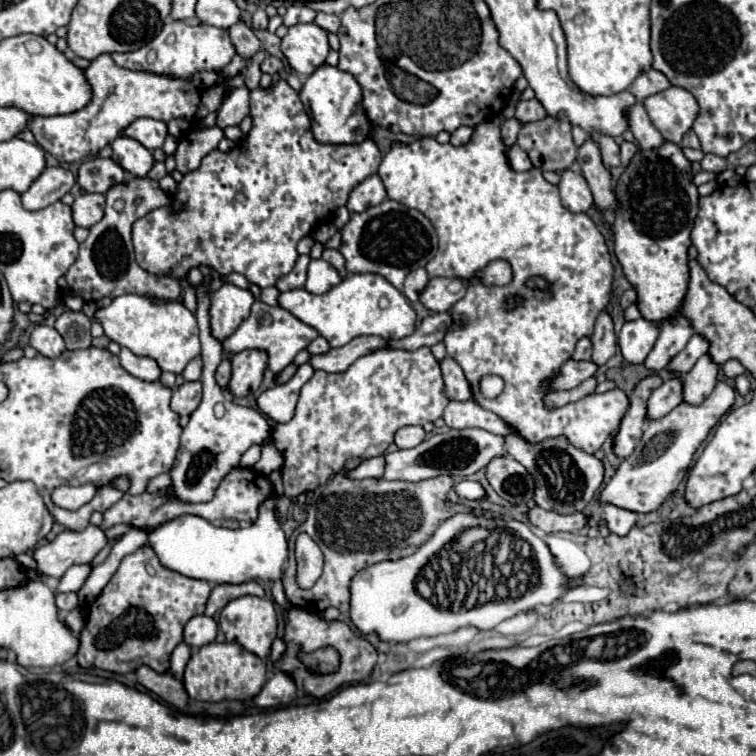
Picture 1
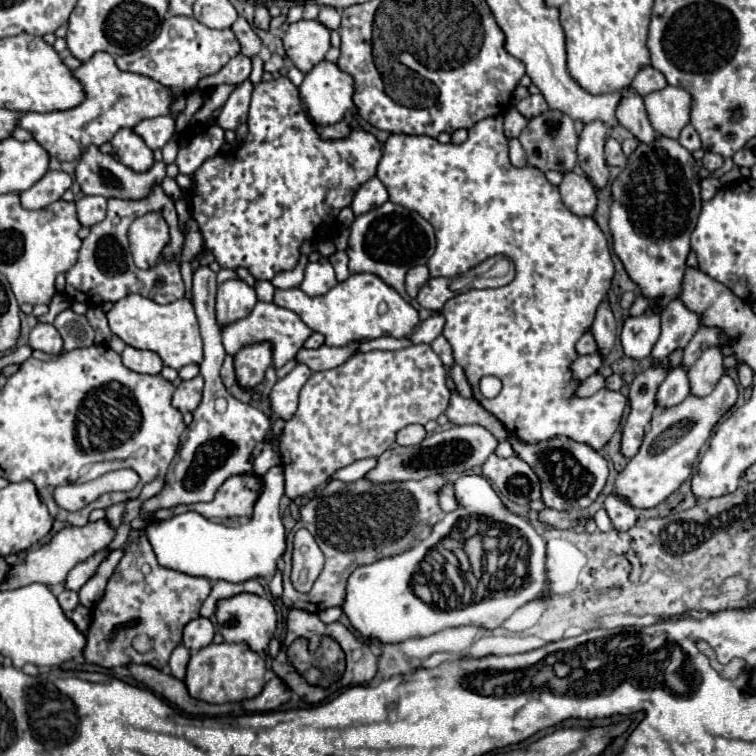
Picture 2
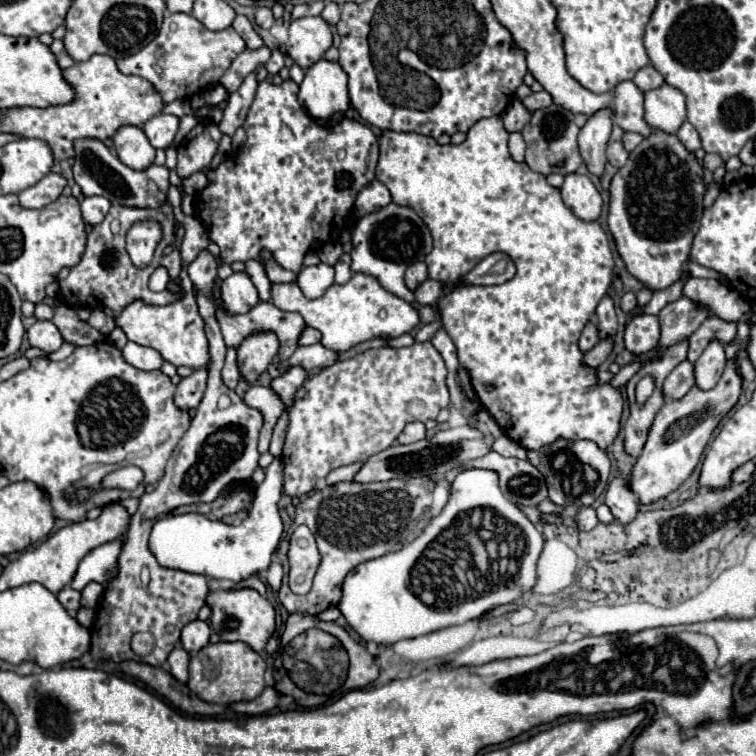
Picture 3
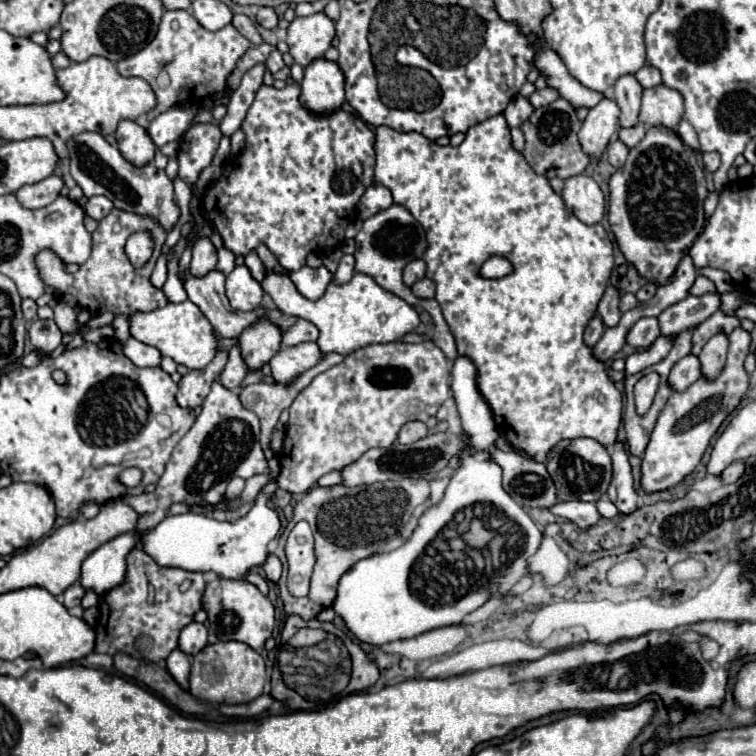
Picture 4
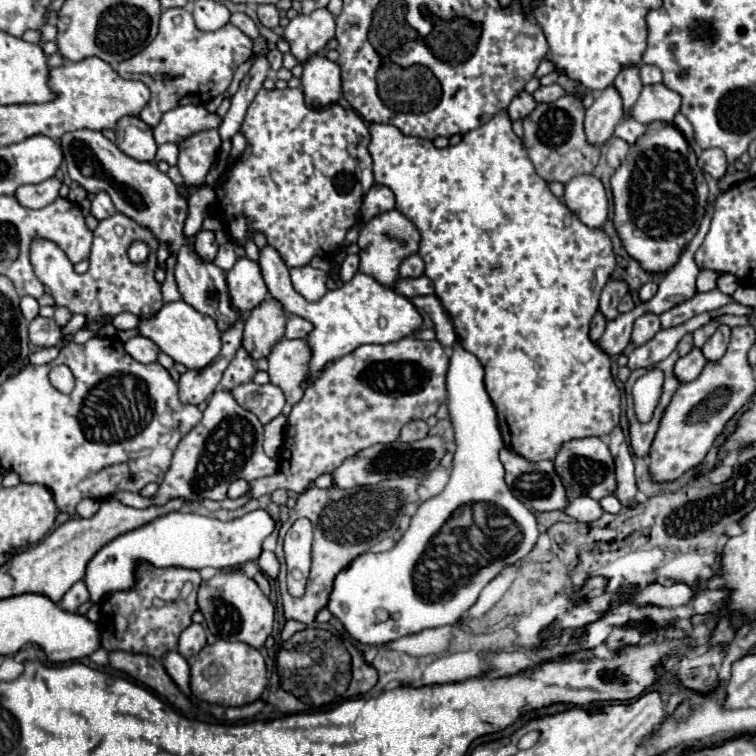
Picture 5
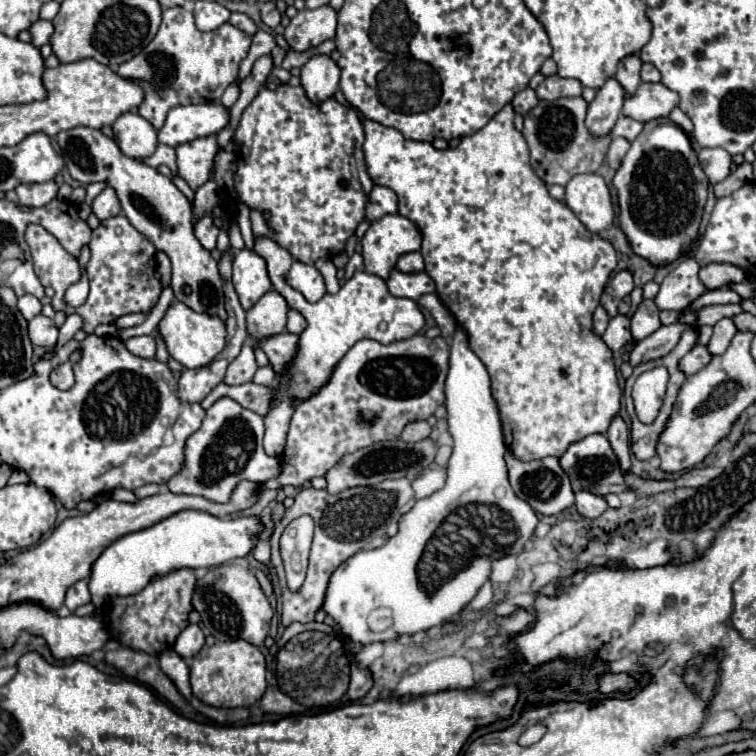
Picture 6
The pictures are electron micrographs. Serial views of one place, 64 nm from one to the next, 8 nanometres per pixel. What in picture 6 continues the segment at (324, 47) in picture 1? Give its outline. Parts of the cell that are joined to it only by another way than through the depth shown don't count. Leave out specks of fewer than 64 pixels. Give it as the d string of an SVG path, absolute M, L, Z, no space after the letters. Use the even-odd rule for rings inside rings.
M328 4L314 10L298 10L298 14L290 20L290 26L284 30L288 46L296 52L304 52L328 38L334 38L336 16L336 10Z

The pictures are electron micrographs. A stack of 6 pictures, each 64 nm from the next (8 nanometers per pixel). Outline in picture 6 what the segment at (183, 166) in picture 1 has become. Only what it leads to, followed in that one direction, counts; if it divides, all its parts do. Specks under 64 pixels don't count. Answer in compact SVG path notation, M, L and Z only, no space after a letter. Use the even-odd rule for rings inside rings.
M216 136L192 140L192 142L180 144L180 148L176 148L178 174L188 182L190 188L196 190L204 182L210 180L216 150L218 150Z

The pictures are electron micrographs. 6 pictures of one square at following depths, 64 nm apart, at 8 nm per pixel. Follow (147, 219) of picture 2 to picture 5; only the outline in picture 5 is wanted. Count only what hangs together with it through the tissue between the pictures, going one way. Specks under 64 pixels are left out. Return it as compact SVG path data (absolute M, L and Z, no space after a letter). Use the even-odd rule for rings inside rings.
M134 242L128 250L128 256L132 262L144 262L148 258L148 246L144 242Z

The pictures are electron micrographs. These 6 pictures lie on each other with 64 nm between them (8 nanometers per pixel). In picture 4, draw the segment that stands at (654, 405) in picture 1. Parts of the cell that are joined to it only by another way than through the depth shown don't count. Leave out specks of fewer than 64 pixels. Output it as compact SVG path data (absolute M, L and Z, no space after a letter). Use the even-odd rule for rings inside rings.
M688 354L688 356L680 358L680 360L674 364L674 368L672 368L672 372L670 372L670 386L672 386L674 390L682 392L682 390L686 390L690 384L694 384L700 376L702 376L702 372L700 372L700 360L698 360L698 356Z

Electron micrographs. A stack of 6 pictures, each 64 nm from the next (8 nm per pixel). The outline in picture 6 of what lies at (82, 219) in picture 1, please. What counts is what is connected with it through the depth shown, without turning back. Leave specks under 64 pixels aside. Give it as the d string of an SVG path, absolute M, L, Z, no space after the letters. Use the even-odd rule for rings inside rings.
M104 188L92 202L92 212L100 218L100 220L108 220L112 216L122 214L120 208L120 200L116 200L116 192L112 192L112 188Z

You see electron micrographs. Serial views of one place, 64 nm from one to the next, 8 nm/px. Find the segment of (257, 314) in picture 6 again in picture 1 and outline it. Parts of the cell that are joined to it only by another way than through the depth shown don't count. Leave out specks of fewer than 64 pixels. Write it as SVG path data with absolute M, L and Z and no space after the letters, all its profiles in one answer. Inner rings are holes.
M244 350L232 356L232 380L230 392L234 396L248 396L258 390L264 370L268 366L268 356L264 350Z

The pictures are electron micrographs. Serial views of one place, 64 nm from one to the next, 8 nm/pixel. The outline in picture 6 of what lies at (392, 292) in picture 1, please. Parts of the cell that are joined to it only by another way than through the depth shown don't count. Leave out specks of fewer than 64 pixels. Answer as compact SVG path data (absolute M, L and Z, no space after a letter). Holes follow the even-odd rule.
M270 236L254 238L254 250L266 258L268 262L268 274L272 280L274 290L278 290L286 300L290 308L296 308L306 318L308 326L300 334L298 350L292 362L284 368L284 372L278 374L276 384L272 390L272 402L270 410L264 416L266 422L266 434L264 434L264 450L270 456L282 456L286 434L288 434L288 422L292 418L296 402L310 400L324 384L328 384L328 376L332 376L332 368L342 360L342 356L362 338L372 338L380 344L390 344L396 340L410 338L418 334L424 328L424 314L416 300L410 298L396 298L388 292L386 282L380 276L368 274L368 272L356 272L336 294L322 296L316 304L306 302L306 298L286 286L286 272L292 264L292 256L288 250L280 248Z

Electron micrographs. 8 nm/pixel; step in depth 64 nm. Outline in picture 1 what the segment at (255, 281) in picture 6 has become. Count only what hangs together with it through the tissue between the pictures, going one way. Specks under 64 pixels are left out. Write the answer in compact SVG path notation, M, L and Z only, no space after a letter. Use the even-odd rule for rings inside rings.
M224 282L212 294L212 308L210 308L212 334L218 340L228 338L248 318L252 304L254 294L250 290Z

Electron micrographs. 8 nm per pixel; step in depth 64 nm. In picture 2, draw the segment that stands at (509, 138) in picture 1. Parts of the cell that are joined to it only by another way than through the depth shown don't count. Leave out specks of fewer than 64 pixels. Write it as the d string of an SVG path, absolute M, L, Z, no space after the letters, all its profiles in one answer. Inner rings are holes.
M510 106L510 108L506 110L506 114L504 114L504 134L506 134L508 138L516 138L526 124L528 124L528 118L524 118L524 116L516 110L516 106Z

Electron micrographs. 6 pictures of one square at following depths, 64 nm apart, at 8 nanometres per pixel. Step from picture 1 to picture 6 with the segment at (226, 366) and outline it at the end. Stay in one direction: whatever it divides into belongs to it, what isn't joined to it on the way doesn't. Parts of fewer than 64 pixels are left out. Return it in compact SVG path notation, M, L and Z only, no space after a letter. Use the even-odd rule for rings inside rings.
M246 342L242 346L240 356L230 362L230 366L226 370L224 382L226 384L244 384L244 382L250 382L256 370L258 370L258 364L256 364L256 358L254 358L254 346L250 342Z

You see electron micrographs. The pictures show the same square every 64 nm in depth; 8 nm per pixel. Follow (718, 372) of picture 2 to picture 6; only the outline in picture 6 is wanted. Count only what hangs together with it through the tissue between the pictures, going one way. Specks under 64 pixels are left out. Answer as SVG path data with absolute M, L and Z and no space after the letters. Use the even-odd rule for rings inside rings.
M722 318L722 320L718 320L718 322L714 324L714 334L712 334L710 344L708 344L710 354L714 354L714 356L722 354L722 352L728 348L728 344L730 344L730 340L732 340L732 336L734 336L736 332L738 332L738 328L734 326L732 318Z

